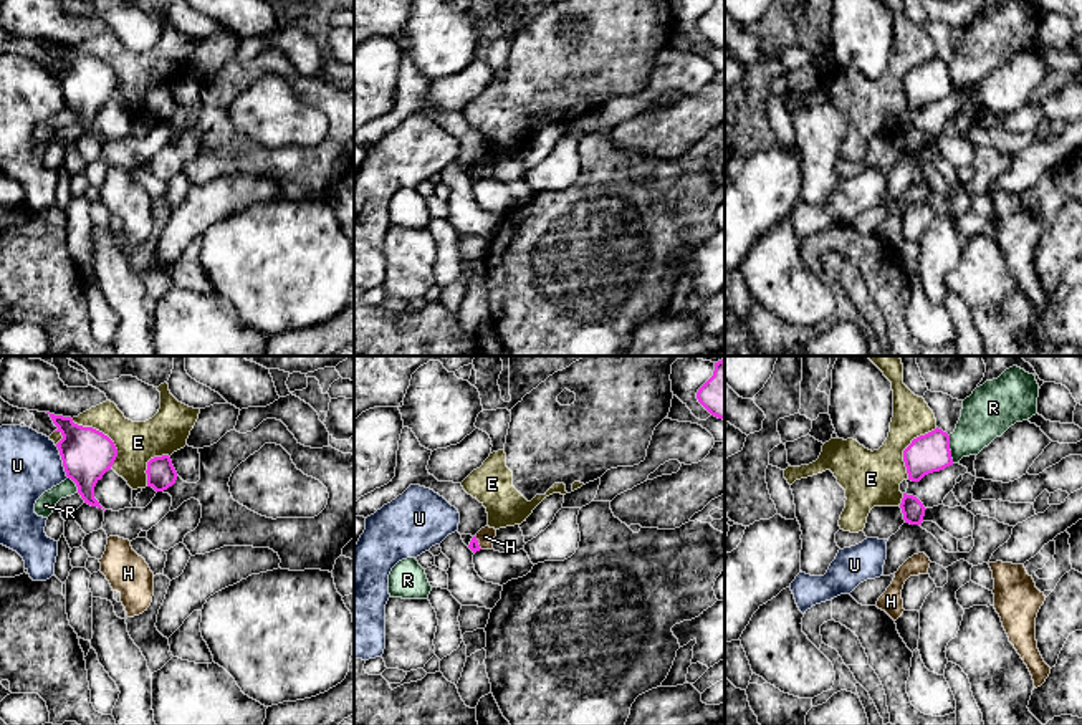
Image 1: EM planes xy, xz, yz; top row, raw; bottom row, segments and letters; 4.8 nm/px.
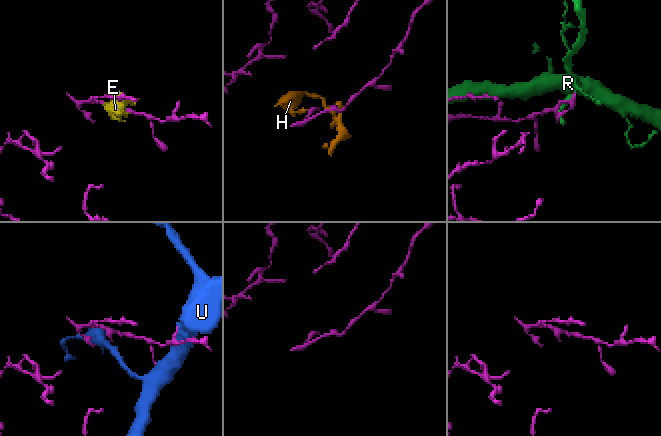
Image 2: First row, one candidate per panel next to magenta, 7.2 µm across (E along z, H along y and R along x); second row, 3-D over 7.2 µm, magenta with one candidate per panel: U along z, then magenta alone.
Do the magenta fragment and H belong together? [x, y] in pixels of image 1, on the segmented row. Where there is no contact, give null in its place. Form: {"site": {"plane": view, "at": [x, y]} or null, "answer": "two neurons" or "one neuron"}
{"site": {"plane": "xz", "at": [477, 543]}, "answer": "two neurons"}

